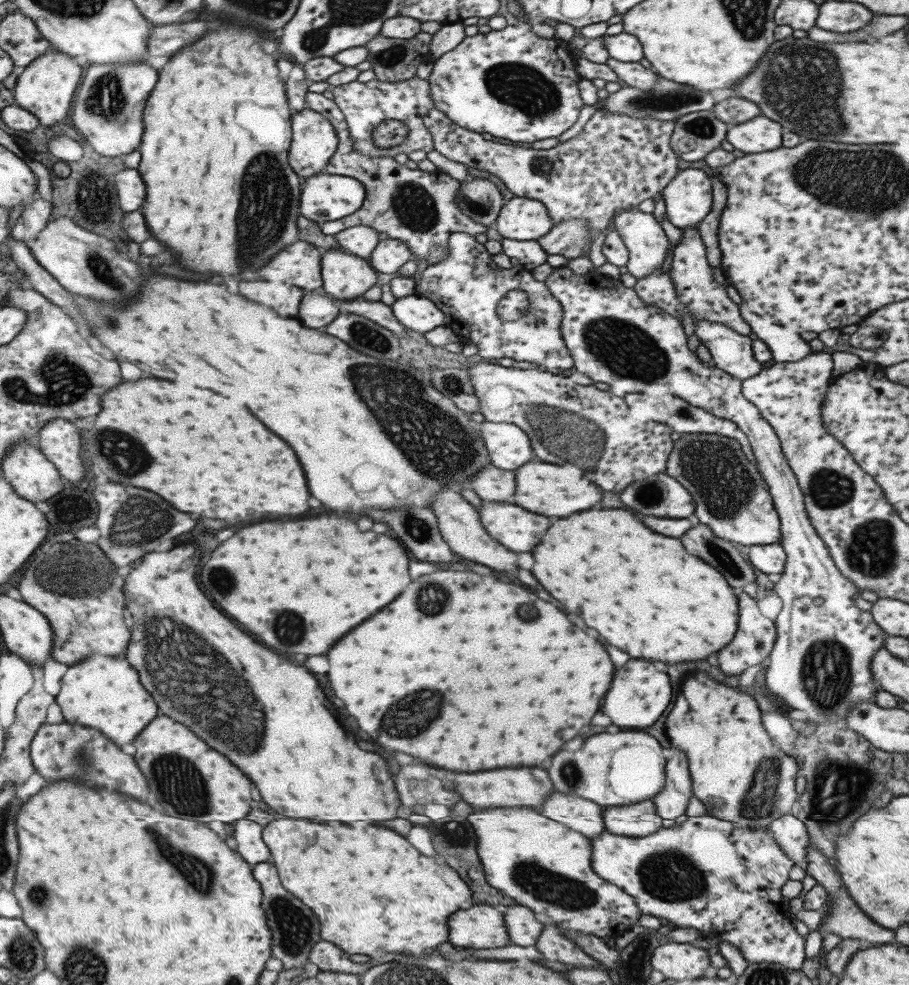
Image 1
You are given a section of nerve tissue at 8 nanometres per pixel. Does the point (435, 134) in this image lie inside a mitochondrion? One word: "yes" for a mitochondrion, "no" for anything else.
no

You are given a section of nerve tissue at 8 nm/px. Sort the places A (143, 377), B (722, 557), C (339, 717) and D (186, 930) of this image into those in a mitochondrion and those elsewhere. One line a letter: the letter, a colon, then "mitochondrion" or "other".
A: other
B: mitochondrion
C: other
D: other

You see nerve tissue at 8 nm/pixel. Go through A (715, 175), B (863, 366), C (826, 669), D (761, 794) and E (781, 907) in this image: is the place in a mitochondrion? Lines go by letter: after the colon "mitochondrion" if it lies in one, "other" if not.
A: other
B: other
C: mitochondrion
D: mitochondrion
E: other

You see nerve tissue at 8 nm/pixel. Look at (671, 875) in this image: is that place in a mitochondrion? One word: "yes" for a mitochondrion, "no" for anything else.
yes

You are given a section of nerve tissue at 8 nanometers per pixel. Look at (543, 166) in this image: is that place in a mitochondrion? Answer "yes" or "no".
yes

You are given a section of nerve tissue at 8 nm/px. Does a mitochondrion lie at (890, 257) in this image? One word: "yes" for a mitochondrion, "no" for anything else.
no

